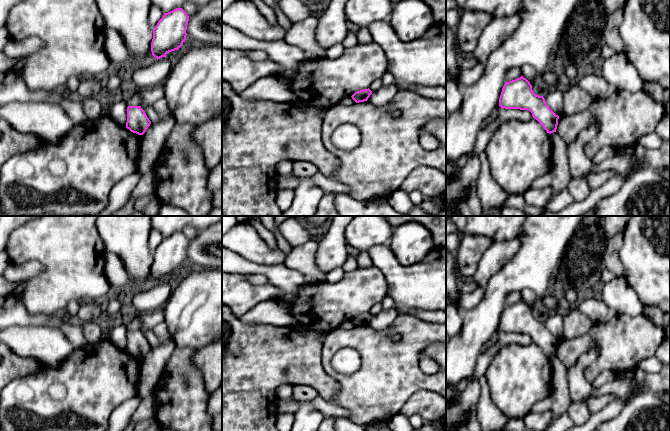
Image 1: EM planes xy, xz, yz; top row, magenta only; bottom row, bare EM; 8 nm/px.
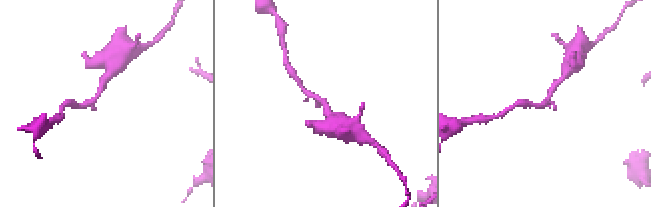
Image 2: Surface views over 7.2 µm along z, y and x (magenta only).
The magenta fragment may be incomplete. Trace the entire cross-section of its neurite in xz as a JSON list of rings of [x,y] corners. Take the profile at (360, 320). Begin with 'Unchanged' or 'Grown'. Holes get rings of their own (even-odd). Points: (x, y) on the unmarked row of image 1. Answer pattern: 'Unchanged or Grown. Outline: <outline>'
Unchanged. Outline: [[[368,312],[355,316],[351,321],[356,327],[359,327],[367,325],[371,318],[372,315]]]

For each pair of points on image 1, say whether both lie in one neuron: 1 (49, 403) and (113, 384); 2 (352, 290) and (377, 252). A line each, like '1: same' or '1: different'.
1: same
2: different

